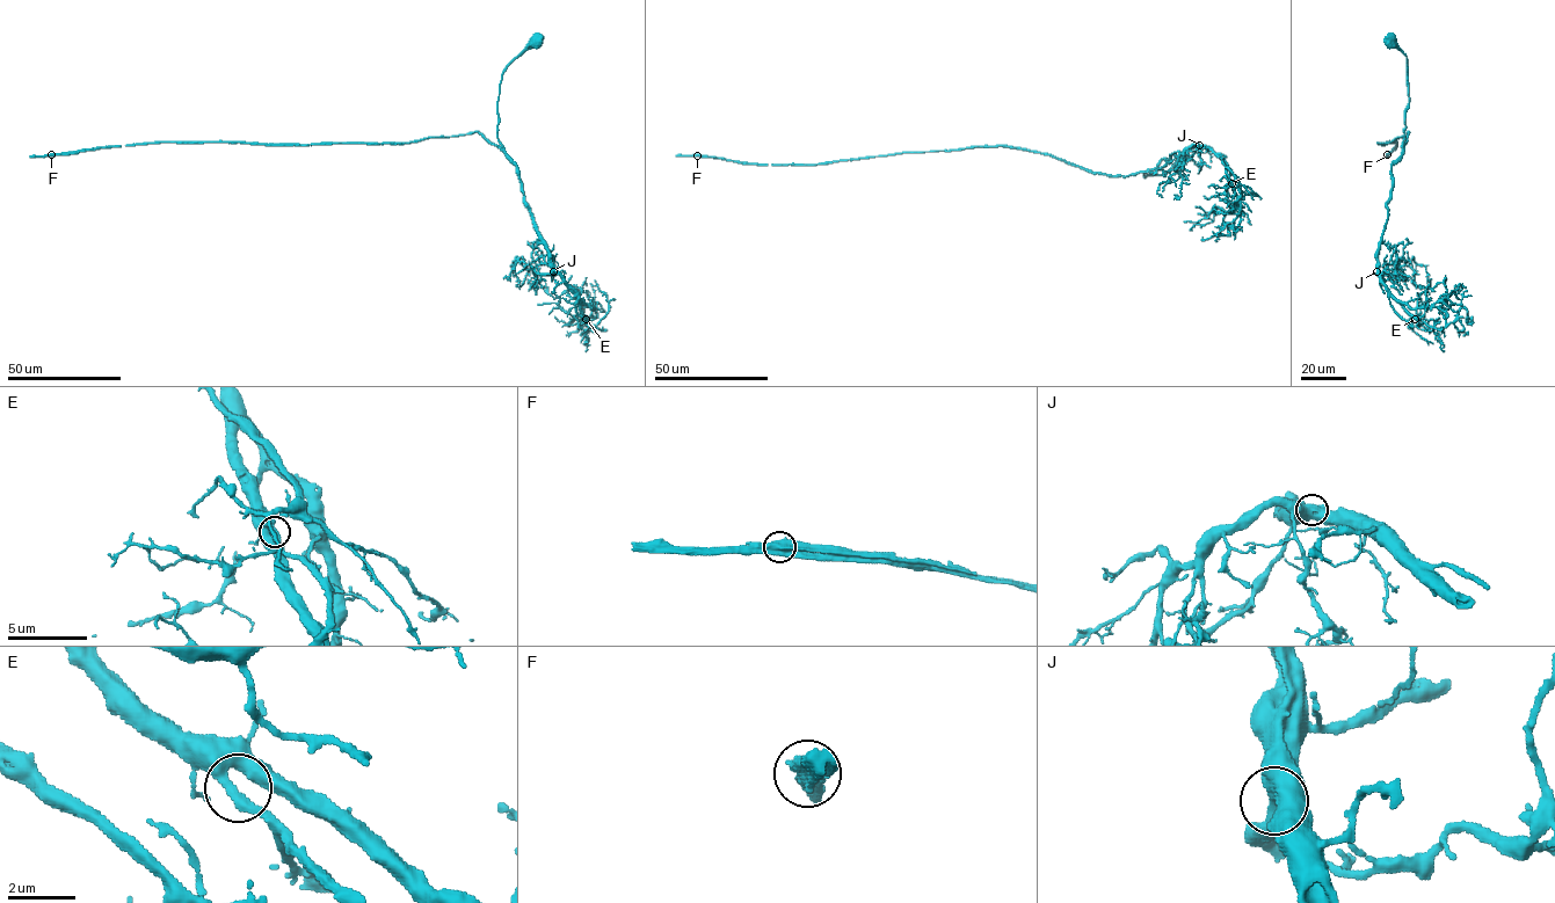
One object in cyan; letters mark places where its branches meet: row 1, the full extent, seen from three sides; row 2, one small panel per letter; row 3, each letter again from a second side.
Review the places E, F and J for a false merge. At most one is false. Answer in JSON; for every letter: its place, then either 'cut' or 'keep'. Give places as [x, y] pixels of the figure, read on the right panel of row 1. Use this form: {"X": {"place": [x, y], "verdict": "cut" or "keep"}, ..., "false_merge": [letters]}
{"E": {"place": [1415, 319], "verdict": "keep"}, "F": {"place": [1387, 154], "verdict": "cut"}, "J": {"place": [1377, 271], "verdict": "keep"}, "false_merge": ["F"]}

